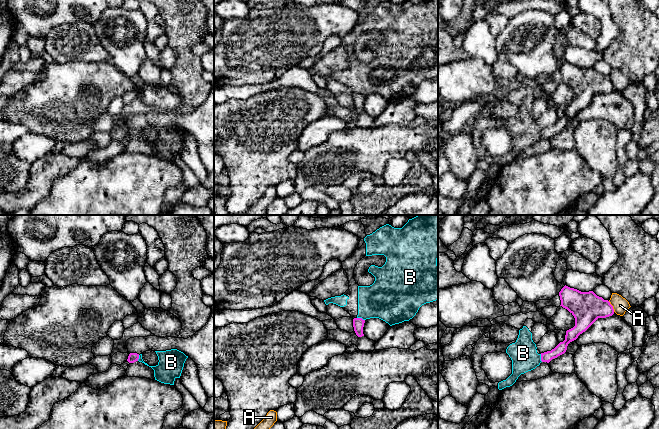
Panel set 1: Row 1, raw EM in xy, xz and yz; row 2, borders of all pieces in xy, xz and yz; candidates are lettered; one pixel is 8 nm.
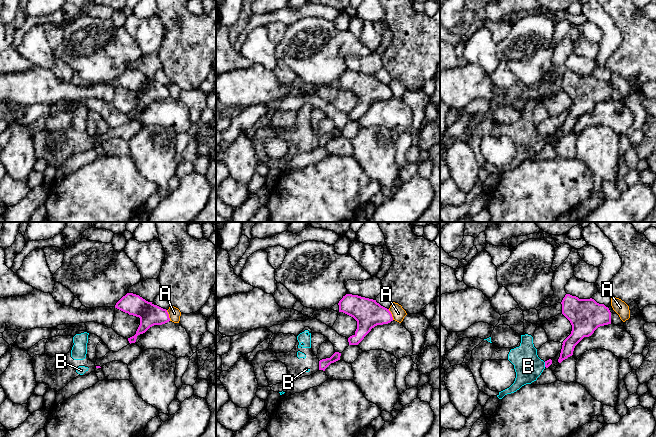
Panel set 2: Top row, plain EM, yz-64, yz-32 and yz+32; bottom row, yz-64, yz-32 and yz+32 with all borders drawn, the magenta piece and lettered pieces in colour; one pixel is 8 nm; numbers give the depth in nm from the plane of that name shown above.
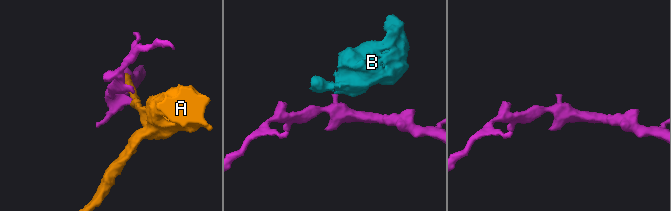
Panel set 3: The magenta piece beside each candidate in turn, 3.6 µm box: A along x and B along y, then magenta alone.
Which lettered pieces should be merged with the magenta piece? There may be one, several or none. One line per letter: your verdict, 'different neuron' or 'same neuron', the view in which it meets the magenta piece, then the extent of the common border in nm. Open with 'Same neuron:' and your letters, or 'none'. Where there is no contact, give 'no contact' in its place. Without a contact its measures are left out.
Same neuron: none
A: different neuron; meets magenta in yz; contact 100 nm long
B: different neuron; meets magenta in xz; contact 70 nm long

